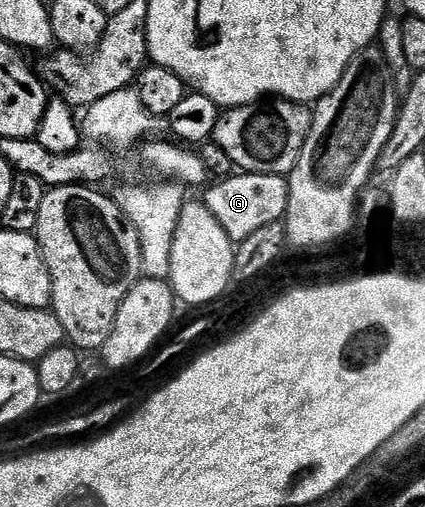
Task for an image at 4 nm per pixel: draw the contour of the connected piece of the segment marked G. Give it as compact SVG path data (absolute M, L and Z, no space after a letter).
M233 173L227 177L221 178L219 181L213 182L207 190L208 189L209 191L202 196L202 202L210 209L210 213L214 213L214 217L218 217L218 223L222 225L222 229L226 231L233 241L239 241L250 237L250 233L258 233L258 229L262 229L262 225L281 222L289 208L288 180L283 175Z

